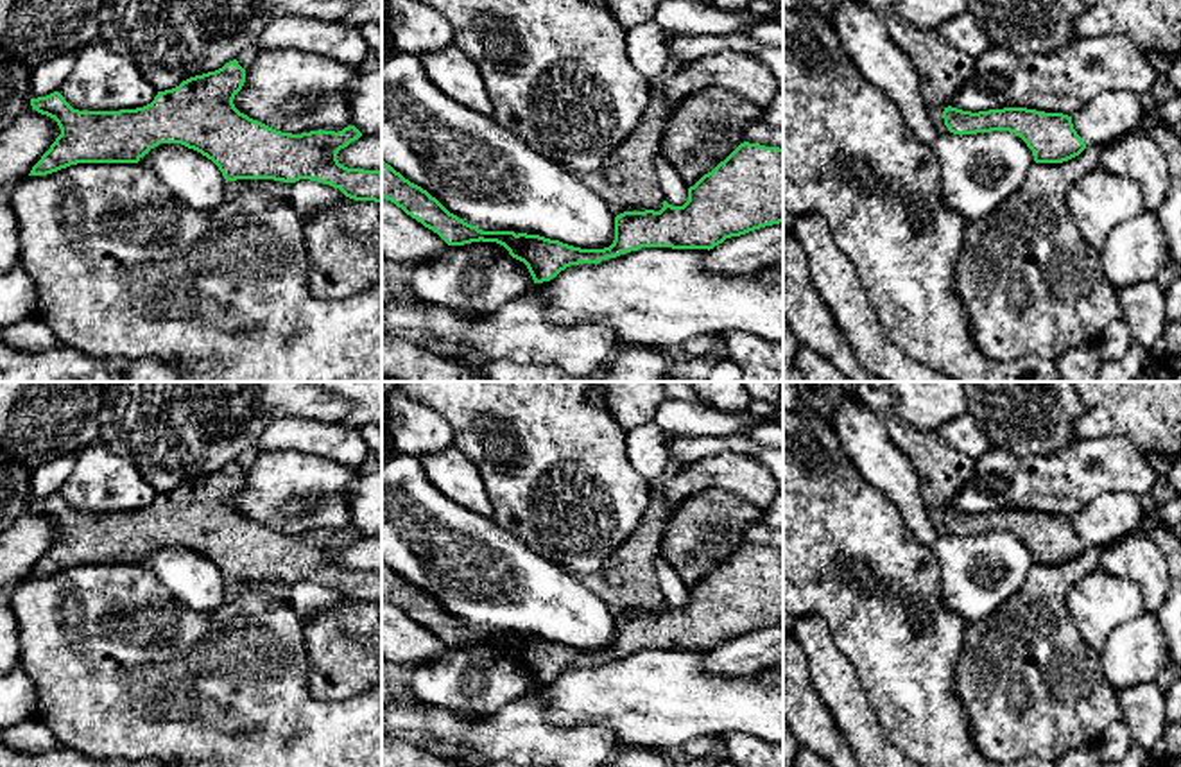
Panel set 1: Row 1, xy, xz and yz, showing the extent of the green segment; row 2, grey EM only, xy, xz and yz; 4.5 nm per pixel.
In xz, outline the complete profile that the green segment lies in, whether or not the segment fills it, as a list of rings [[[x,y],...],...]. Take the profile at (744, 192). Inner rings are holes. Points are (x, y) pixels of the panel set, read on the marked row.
[[[749,142],[740,143],[724,161],[688,188],[688,201],[683,206],[672,206],[663,201],[663,208],[659,211],[645,210],[616,215],[615,240],[604,249],[581,249],[539,235],[482,231],[450,213],[435,197],[405,179],[384,159],[382,197],[394,203],[425,228],[437,233],[448,246],[464,246],[480,240],[504,246],[513,258],[527,265],[534,283],[543,283],[550,281],[570,265],[600,263],[602,260],[616,258],[642,247],[710,251],[726,238],[783,222],[783,149]]]

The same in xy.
[[[237,59],[215,72],[190,77],[179,86],[158,91],[143,108],[120,111],[79,111],[59,91],[30,99],[32,109],[54,118],[61,134],[32,167],[29,176],[47,176],[77,163],[138,163],[159,143],[181,143],[211,159],[226,181],[274,179],[296,183],[310,179],[339,188],[355,201],[382,203],[382,172],[348,168],[339,163],[337,152],[358,140],[355,125],[342,131],[310,131],[301,134],[276,131],[240,113],[233,99],[246,82],[246,70]]]

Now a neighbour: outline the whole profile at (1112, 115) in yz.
[[[1108,91],[1072,115],[1072,124],[1086,145],[1106,145],[1140,129],[1145,99],[1129,91]]]

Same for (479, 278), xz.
[[[482,240],[464,246],[450,246],[437,258],[418,263],[410,269],[409,281],[414,296],[421,301],[461,310],[477,317],[500,310],[534,285],[523,262],[513,258],[504,246]]]

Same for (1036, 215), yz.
[[[1100,147],[1086,149],[1063,163],[1034,163],[1025,185],[986,219],[966,224],[964,247],[957,258],[955,290],[966,310],[971,335],[982,353],[1011,362],[1023,357],[1056,360],[1072,348],[1095,344],[1102,330],[1122,319],[1116,290],[1106,281],[1100,253],[1077,231],[1066,194],[1084,174],[1100,167]]]

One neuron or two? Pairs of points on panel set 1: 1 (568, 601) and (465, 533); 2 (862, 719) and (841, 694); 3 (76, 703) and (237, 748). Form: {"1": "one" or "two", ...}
{"1": "one", "2": "one", "3": "one"}

